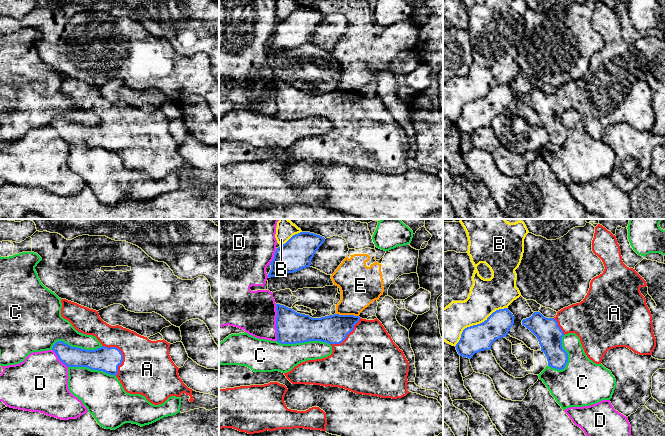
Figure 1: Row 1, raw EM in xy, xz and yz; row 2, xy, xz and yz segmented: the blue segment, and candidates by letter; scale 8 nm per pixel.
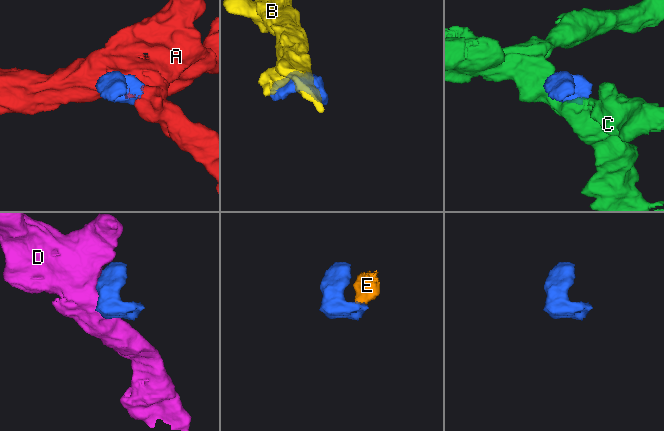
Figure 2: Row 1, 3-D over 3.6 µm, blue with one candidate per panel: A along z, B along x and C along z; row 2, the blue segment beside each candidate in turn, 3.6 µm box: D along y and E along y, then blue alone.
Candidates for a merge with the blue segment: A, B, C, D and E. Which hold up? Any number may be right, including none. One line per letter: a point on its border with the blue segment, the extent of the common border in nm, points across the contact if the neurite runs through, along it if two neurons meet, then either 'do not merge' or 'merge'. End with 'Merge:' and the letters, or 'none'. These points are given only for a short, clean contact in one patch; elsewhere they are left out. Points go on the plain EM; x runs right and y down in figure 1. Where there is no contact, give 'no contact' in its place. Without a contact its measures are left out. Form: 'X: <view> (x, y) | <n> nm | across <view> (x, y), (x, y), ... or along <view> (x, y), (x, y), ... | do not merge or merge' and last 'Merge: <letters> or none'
A: xy (122, 130) | 280 nm | merge
B: yz (477, 100) | 550 nm | do not merge
C: xz (303, 118) | 440 nm | do not merge
D: xz (276, 98) | 300 nm | do not merge
E: xz (347, 91) | 190 nm | along xz (336, 89), (358, 92) | do not merge
Merge: A

